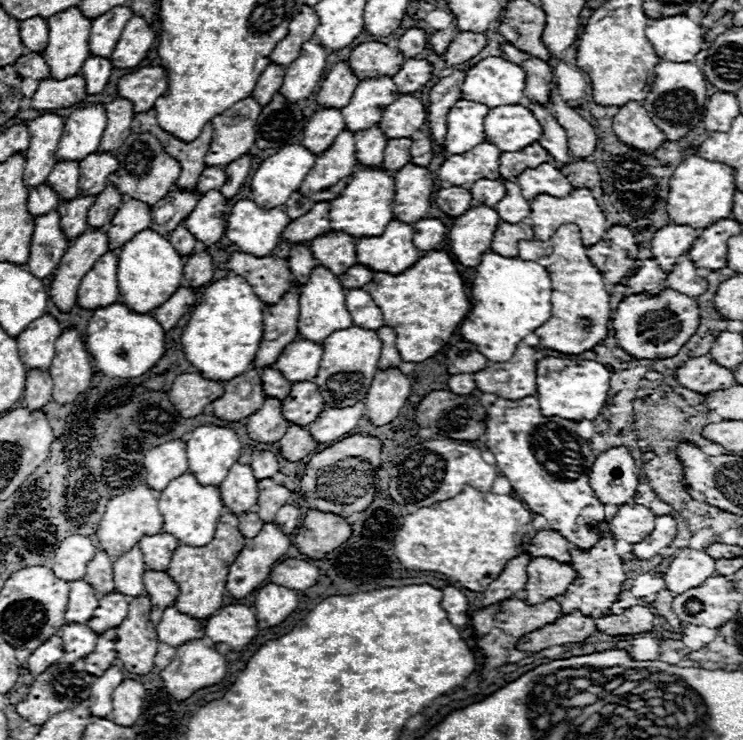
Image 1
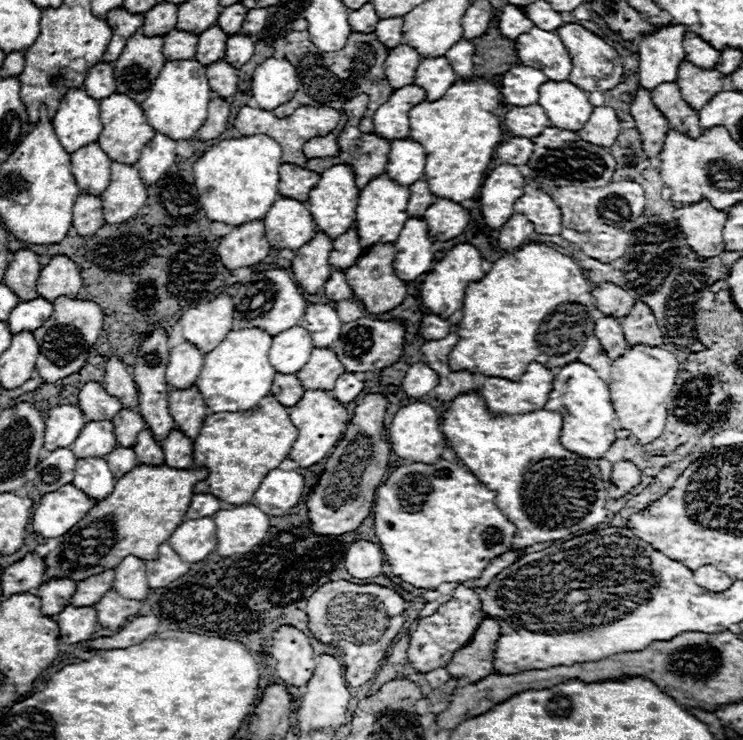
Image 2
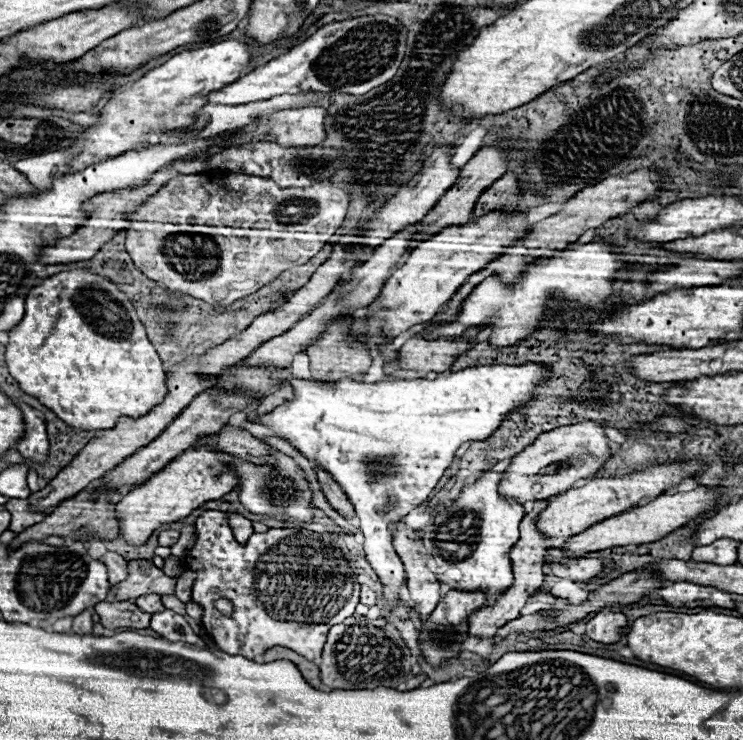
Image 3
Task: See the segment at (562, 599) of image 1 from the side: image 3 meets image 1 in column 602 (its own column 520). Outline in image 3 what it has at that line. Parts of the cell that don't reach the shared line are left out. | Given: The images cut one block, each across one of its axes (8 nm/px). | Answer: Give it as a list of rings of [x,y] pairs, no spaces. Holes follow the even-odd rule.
[[[538,500],[534,502],[534,510],[530,514],[526,514],[522,518],[520,524],[520,540],[518,544],[514,544],[514,548],[510,550],[510,562],[512,562],[512,574],[514,574],[514,584],[502,594],[502,598],[494,604],[494,606],[484,606],[480,610],[476,610],[470,618],[470,636],[480,636],[480,638],[492,638],[496,634],[498,628],[502,628],[502,624],[508,624],[510,620],[514,620],[514,616],[520,616],[522,606],[528,602],[528,598],[542,586],[542,566],[544,566],[544,556],[546,556],[546,538],[536,530],[534,520],[538,516],[538,512],[546,506],[546,500]]]

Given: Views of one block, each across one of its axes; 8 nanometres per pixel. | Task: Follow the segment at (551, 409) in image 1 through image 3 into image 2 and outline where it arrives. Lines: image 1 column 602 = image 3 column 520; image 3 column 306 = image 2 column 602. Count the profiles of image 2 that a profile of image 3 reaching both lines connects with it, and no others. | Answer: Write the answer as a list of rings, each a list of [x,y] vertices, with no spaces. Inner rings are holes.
[[[570,362],[566,364],[554,378],[552,392],[548,398],[546,408],[556,410],[564,416],[564,426],[562,426],[562,436],[560,442],[564,448],[570,452],[576,452],[582,458],[588,460],[600,460],[608,452],[610,444],[614,442],[614,406],[610,402],[610,390],[608,384],[598,378],[596,370],[582,362]]]

